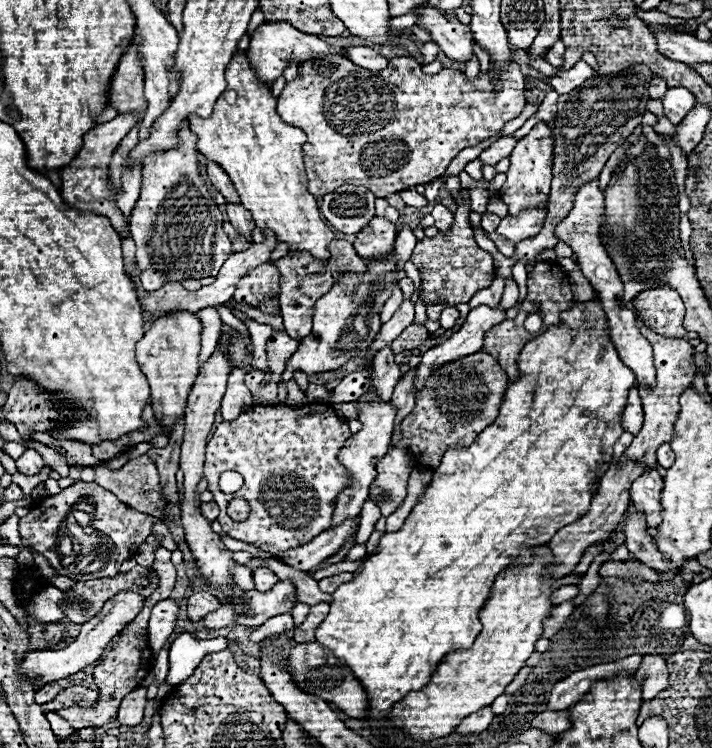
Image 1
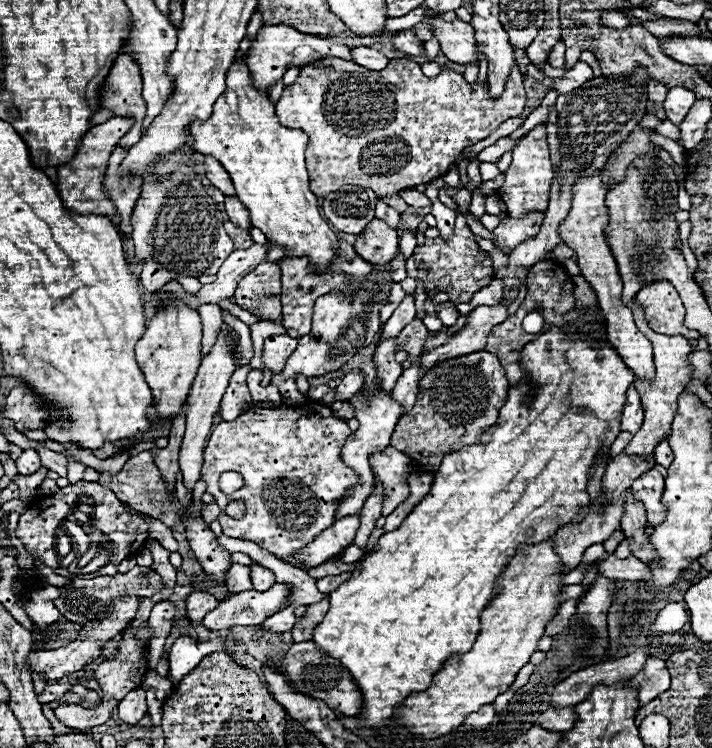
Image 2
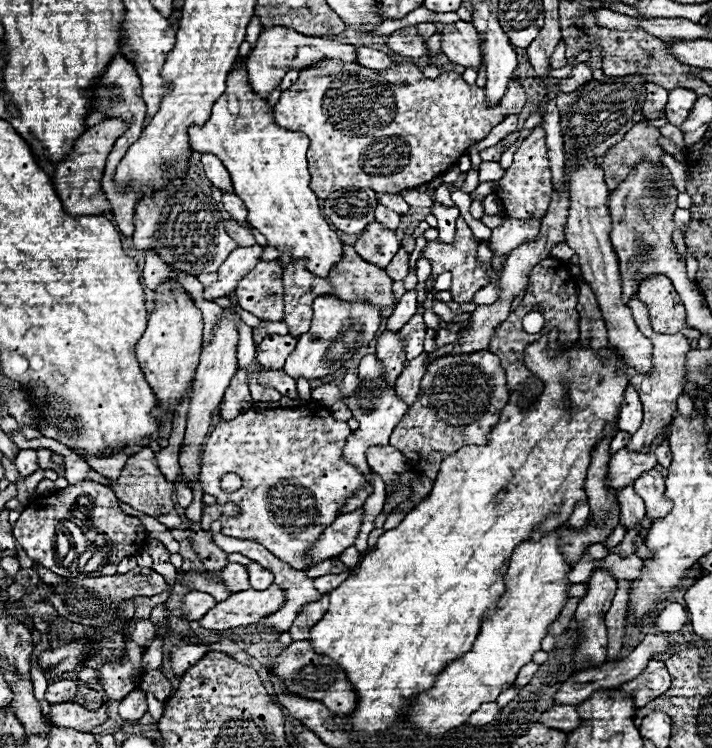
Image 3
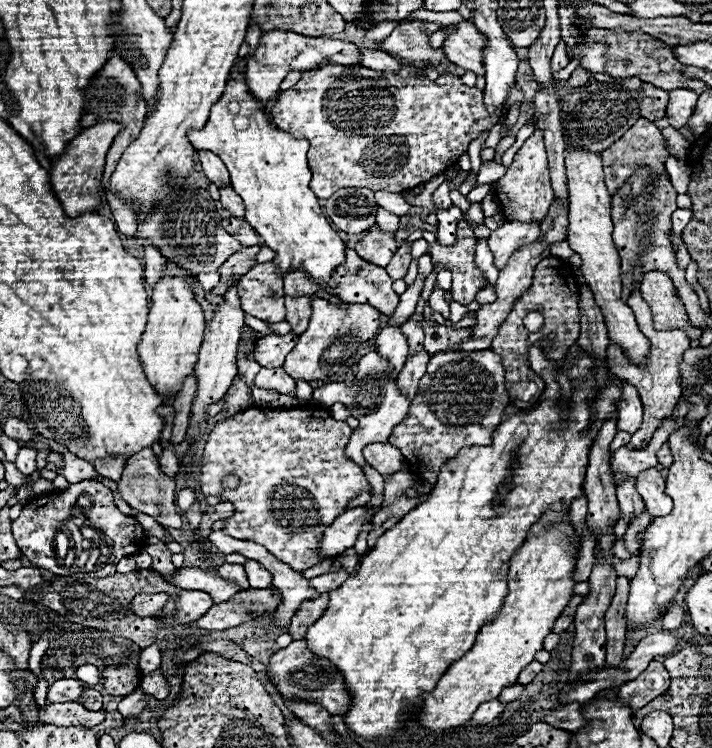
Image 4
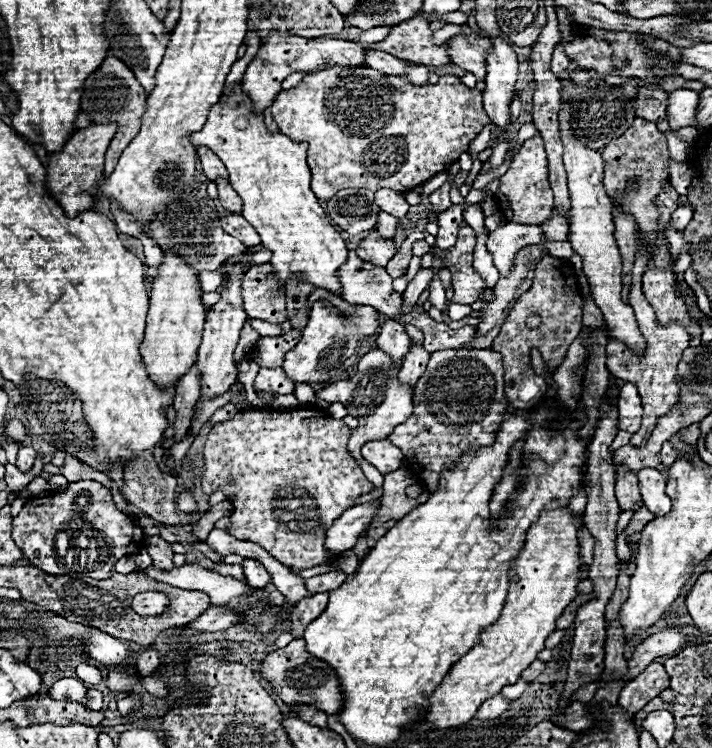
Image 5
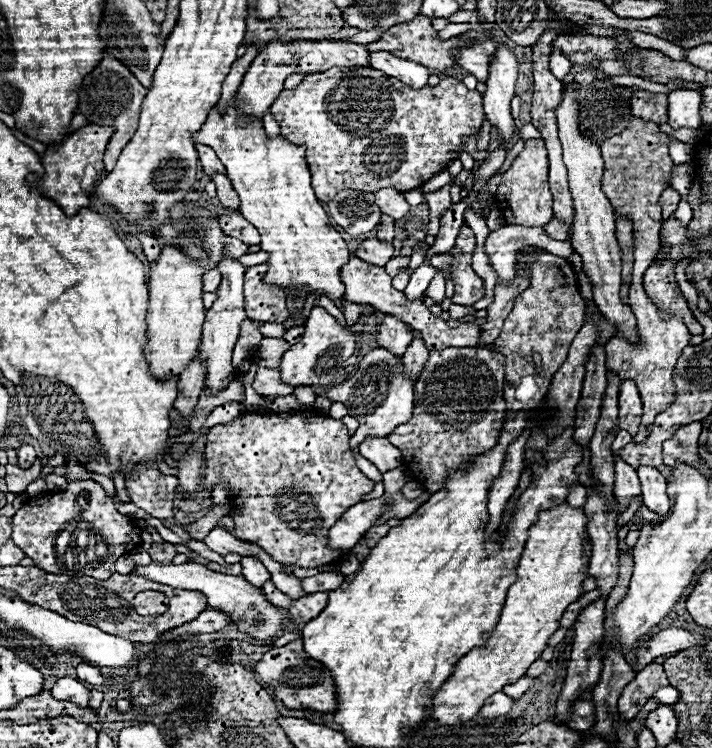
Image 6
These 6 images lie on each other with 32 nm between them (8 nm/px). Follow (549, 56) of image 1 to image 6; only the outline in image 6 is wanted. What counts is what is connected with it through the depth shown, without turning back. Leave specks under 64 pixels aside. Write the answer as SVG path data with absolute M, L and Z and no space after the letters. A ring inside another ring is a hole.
M554 50L550 56L550 70L558 80L564 80L564 76L570 72L572 62L562 54L562 50Z

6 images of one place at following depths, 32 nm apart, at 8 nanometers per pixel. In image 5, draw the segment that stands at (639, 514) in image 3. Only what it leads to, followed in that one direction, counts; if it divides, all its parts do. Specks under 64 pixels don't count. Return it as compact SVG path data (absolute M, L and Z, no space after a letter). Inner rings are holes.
M618 470L618 478L616 478L616 498L620 504L622 512L634 510L638 512L644 504L642 504L642 496L638 492L638 478L626 470Z

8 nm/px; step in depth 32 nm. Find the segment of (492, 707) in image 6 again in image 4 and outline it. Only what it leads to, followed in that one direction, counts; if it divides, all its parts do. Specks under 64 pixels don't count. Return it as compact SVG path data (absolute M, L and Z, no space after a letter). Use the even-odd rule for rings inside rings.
M500 700L484 702L484 704L480 704L480 708L474 712L472 722L474 722L474 724L488 724L488 722L494 720L496 714L500 714L502 710L504 710L504 706L500 704Z

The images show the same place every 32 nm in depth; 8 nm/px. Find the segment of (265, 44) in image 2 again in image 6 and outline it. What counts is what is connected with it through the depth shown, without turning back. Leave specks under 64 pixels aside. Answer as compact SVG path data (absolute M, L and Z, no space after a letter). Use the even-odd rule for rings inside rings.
M274 38L266 42L266 46L258 52L254 62L250 64L244 80L238 88L238 102L244 114L254 118L262 118L270 104L278 98L278 92L284 90L284 80L290 74L310 74L310 72L324 72L332 66L368 66L368 50L362 44L342 42L342 40L280 40Z

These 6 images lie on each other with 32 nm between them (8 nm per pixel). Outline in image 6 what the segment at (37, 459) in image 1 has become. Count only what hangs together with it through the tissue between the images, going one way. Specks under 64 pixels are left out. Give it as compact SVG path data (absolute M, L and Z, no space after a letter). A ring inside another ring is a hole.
M22 444L18 448L18 466L22 470L28 470L32 466L32 462L36 460L36 450L30 444Z

